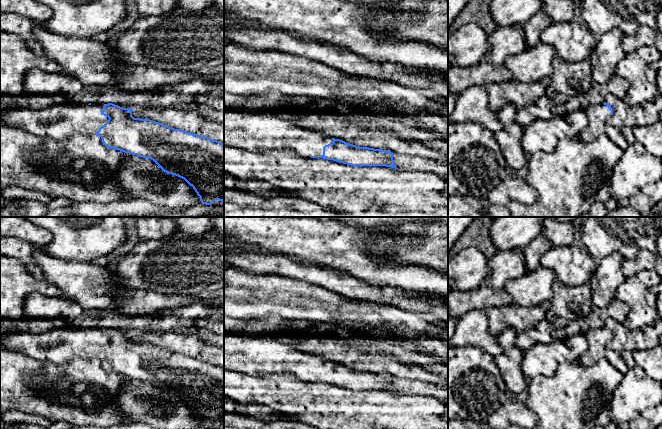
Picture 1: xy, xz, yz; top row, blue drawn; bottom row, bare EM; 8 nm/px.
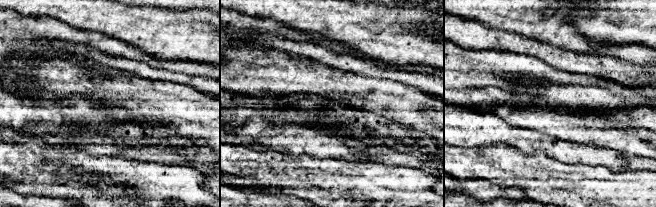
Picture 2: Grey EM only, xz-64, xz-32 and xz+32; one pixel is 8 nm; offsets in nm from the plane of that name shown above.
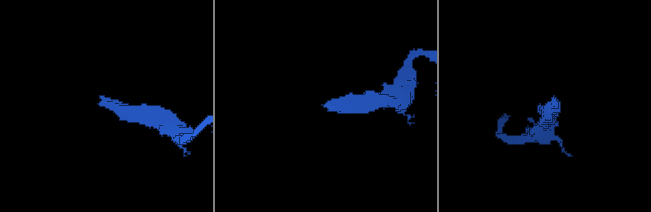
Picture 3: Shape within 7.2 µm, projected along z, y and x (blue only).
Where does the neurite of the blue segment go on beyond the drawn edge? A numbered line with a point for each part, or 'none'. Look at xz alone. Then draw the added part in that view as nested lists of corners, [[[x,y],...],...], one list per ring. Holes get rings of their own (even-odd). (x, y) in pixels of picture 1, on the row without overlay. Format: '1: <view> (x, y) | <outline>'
1: xz (252, 356) | [[[224,331],[224,369],[250,375],[258,373],[291,373],[302,381],[322,380],[323,371],[333,364],[319,355],[293,350],[290,346],[275,340],[245,338]]]

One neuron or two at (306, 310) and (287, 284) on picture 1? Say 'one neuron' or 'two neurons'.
one neuron

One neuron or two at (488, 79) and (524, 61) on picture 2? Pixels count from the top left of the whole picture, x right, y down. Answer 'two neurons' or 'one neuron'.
one neuron

